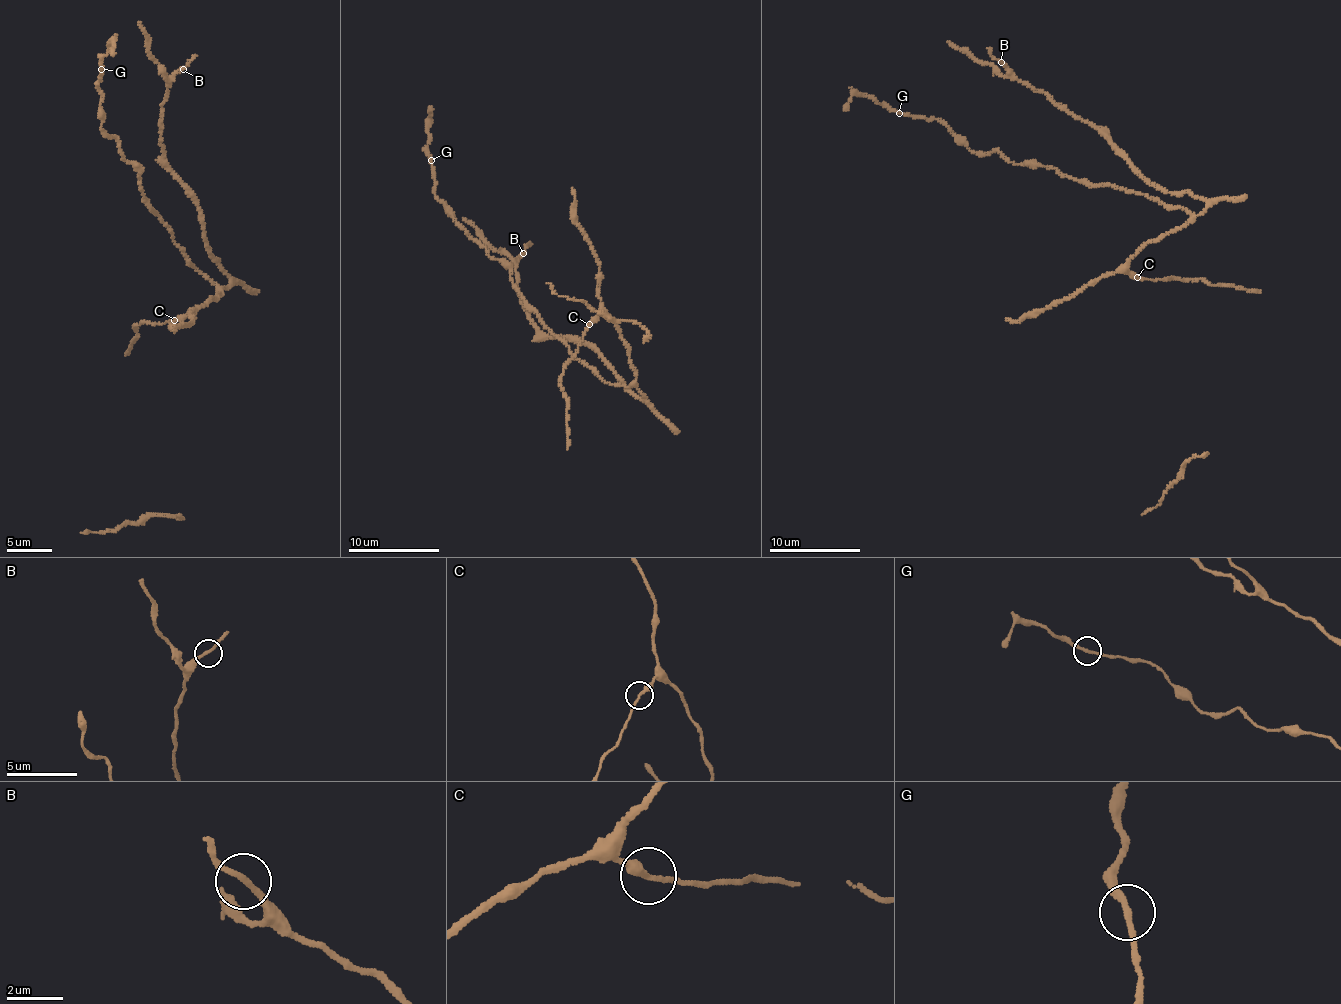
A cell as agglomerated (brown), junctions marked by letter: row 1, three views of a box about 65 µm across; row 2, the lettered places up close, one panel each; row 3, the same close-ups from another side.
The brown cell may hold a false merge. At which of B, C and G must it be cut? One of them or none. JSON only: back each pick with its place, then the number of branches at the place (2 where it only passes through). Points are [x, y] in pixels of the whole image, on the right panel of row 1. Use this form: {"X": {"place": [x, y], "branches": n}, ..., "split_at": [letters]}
{"split_at": []}

